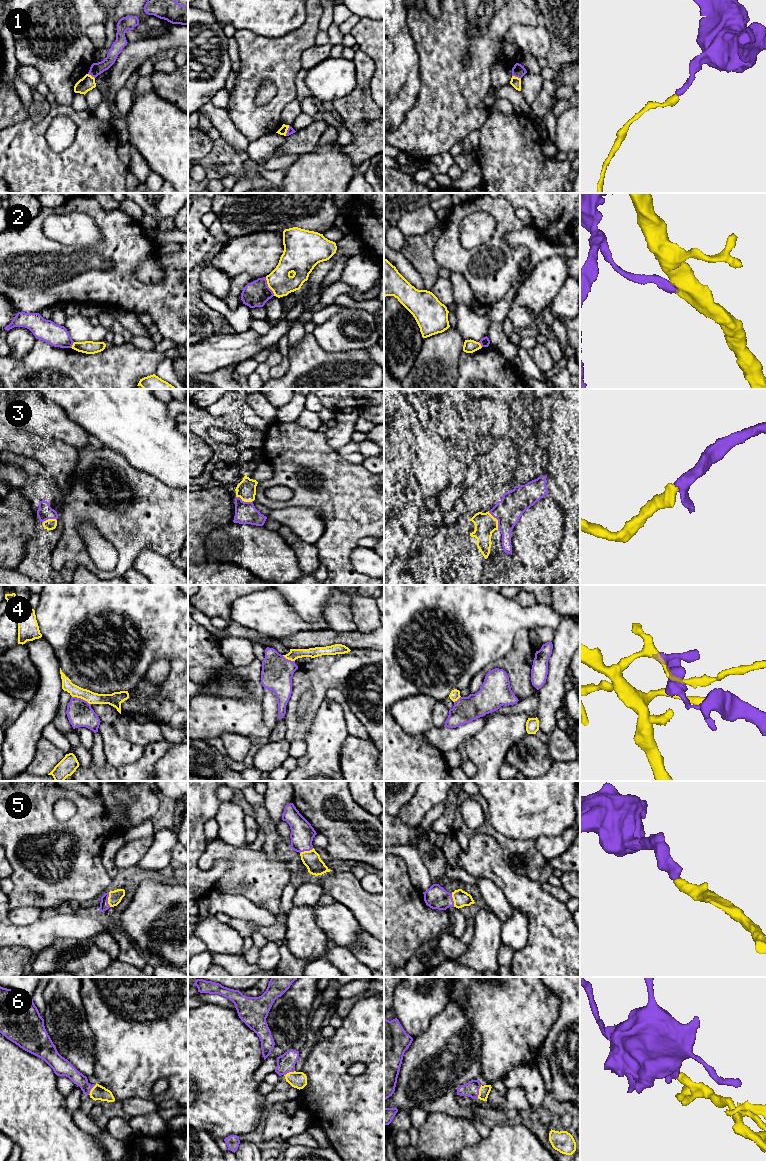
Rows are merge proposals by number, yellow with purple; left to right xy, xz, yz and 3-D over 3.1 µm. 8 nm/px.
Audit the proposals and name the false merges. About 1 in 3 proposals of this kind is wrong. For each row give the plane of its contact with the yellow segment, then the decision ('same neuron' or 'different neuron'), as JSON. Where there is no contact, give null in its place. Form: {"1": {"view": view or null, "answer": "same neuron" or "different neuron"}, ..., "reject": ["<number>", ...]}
{"1": {"view": "yz", "answer": "different neuron"}, "2": {"view": "xz", "answer": "different neuron"}, "3": {"view": "yz", "answer": "same neuron"}, "4": {"view": "xy", "answer": "different neuron"}, "5": {"view": "xy", "answer": "same neuron"}, "6": {"view": "yz", "answer": "same neuron"}, "reject": ["1", "2", "4"]}

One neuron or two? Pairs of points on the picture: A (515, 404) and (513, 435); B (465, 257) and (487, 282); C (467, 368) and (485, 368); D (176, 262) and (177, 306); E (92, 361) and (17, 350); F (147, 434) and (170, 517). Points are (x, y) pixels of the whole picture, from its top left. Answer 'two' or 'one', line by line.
A: one
B: one
C: one
D: one
E: two
F: two

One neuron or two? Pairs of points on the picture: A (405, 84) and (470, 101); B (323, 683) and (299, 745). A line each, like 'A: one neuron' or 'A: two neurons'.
A: two neurons
B: two neurons

